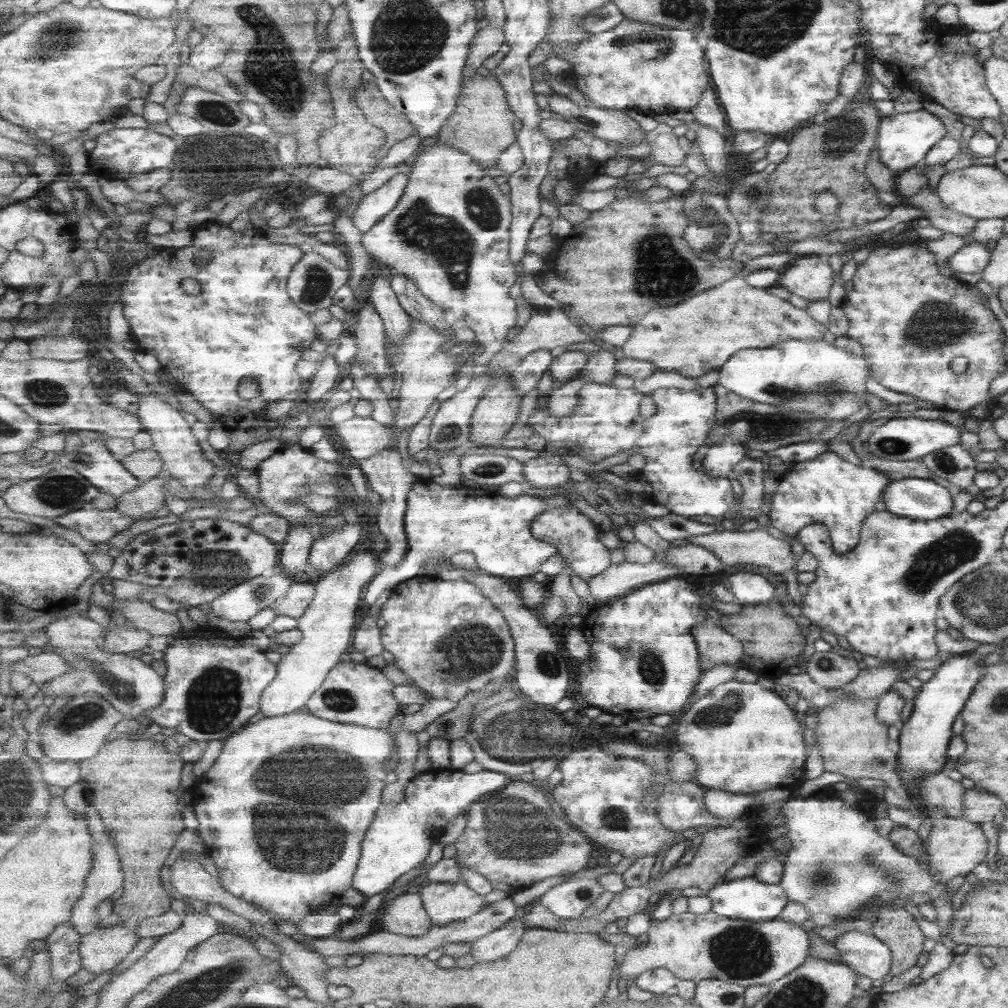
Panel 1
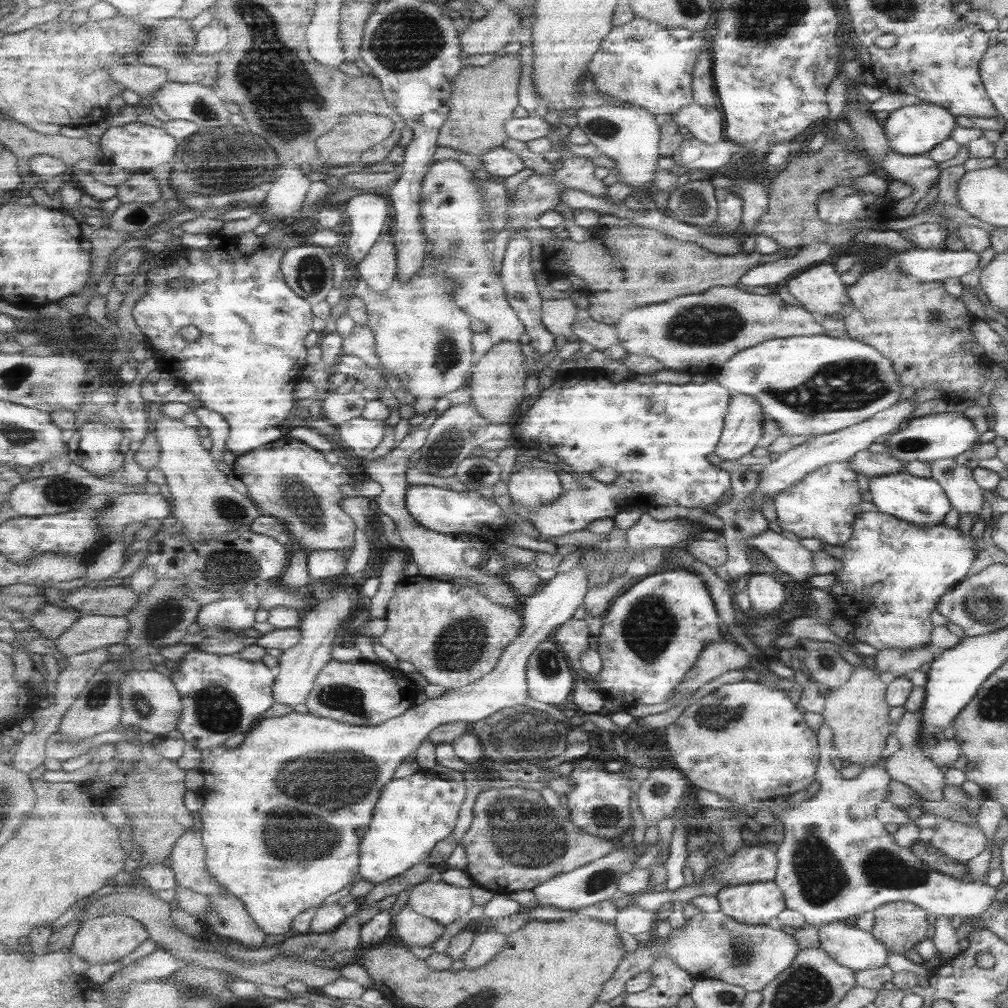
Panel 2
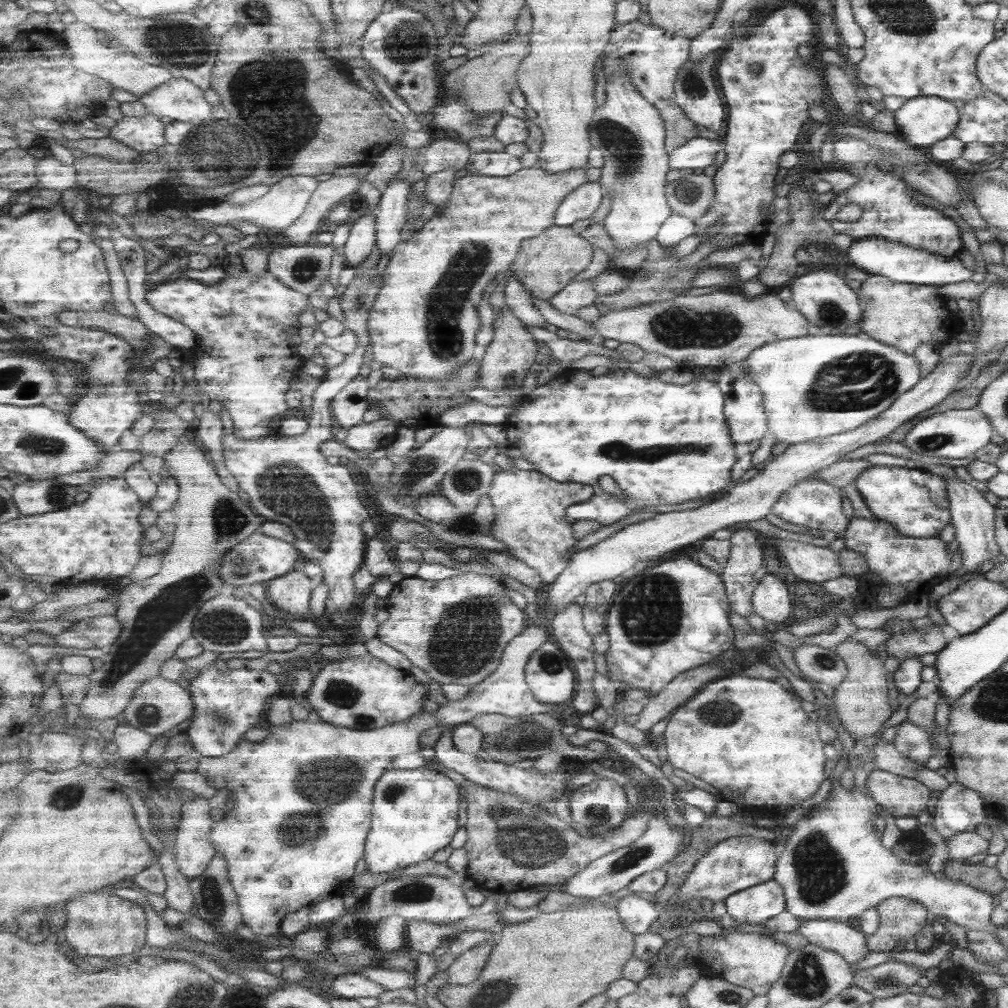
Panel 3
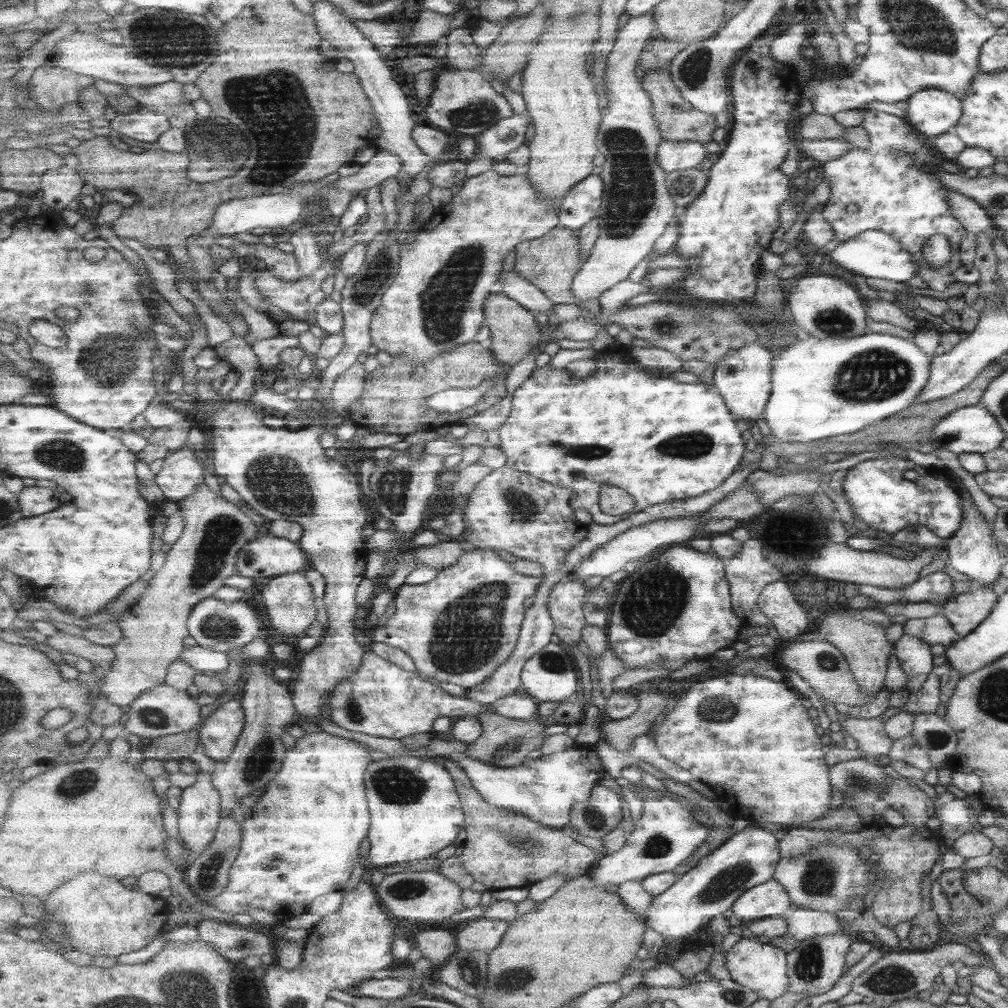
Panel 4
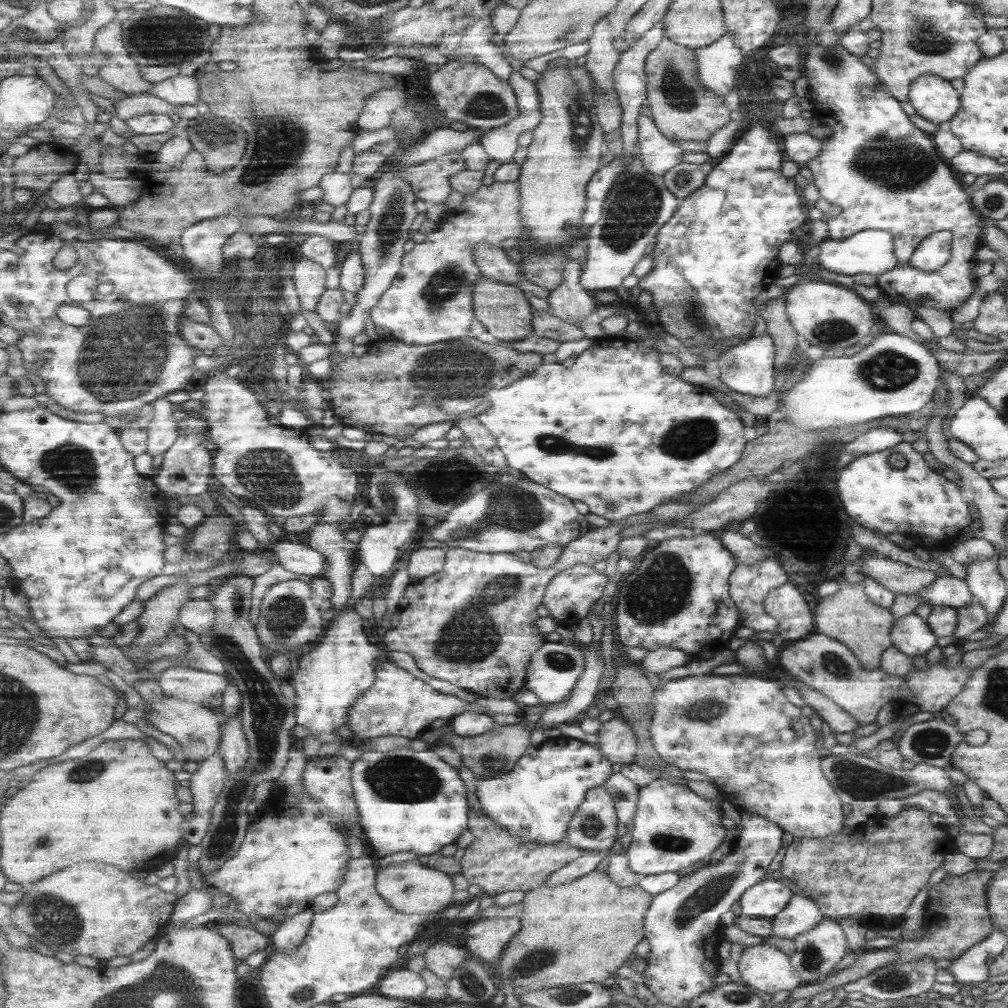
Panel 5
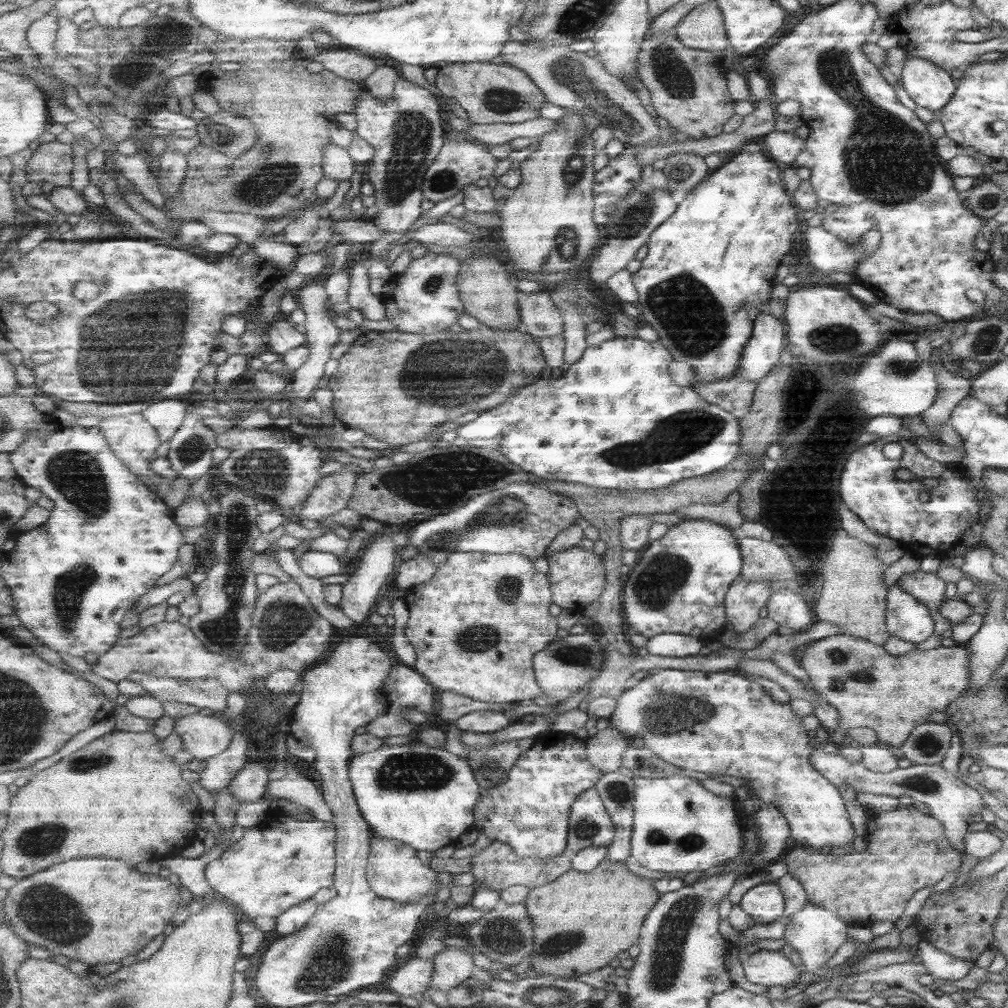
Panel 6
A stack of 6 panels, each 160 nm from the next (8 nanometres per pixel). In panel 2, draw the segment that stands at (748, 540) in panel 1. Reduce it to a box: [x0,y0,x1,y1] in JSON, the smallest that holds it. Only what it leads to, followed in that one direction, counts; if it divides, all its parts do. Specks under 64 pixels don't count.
[749,531,815,581]

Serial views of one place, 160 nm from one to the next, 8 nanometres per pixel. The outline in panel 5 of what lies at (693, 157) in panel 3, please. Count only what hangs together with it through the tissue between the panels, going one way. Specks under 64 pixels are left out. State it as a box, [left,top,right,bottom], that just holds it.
[638,116,685,176]

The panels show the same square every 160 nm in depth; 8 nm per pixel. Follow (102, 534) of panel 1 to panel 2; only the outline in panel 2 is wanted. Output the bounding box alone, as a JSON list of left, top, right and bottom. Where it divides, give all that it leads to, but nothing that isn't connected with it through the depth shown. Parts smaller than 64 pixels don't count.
[96,492,172,541]

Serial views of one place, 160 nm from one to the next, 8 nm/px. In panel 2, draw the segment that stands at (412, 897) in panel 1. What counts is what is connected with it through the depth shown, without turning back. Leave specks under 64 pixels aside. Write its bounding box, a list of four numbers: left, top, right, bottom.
[395,904,445,947]

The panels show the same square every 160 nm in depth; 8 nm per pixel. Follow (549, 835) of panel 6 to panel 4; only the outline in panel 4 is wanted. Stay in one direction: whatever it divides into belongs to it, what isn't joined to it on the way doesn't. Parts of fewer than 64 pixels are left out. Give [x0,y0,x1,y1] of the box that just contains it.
[449,745,607,829]

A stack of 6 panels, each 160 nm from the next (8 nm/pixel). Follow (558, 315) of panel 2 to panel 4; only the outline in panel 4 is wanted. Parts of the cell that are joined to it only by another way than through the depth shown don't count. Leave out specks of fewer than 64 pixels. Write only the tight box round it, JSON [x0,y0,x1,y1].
[571,10,679,301]

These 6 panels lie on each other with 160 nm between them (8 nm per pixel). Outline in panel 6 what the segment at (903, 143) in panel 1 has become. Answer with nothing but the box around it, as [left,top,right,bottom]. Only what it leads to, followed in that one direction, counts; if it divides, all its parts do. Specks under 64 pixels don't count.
[899,58,956,113]

